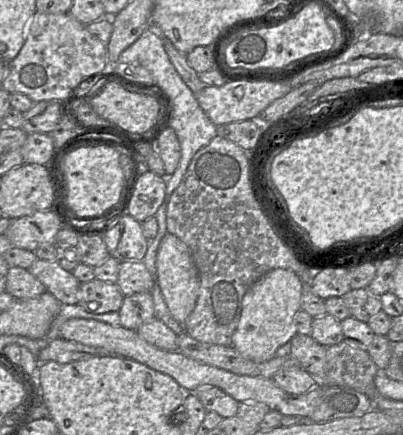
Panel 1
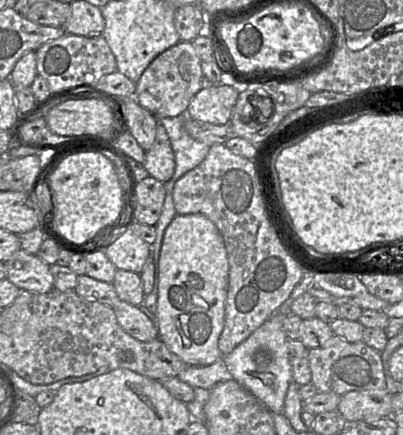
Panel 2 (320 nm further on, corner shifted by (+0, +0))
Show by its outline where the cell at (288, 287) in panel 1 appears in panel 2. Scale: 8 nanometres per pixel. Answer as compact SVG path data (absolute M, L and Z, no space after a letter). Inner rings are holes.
M276 312L232 352L222 356L231 378L276 414L284 414L285 396L289 385L294 382L287 335L283 329L285 316Z

